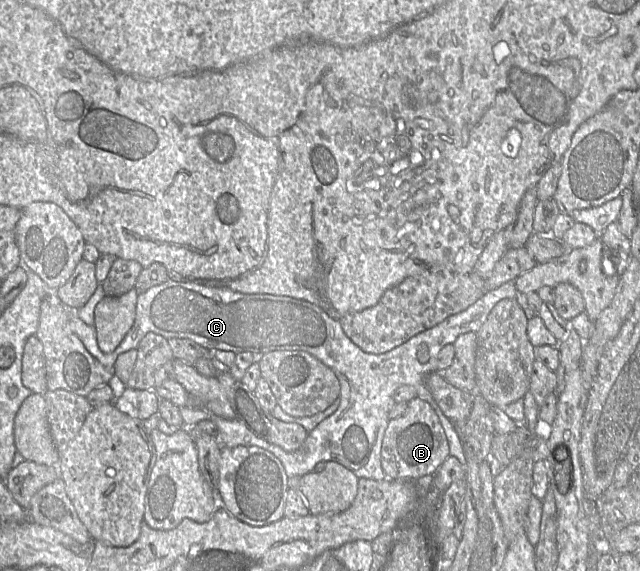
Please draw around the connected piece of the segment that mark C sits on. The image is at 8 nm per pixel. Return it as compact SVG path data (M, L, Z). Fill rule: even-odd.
M171 279L138 294L134 324L118 347L110 354L103 353L99 348L94 326L95 308L105 297L102 284L98 283L94 294L83 307L79 309L68 308L67 312L72 331L80 339L87 351L108 370L114 369L115 362L120 354L131 349L137 349L142 338L149 332L159 334L166 339L190 339L208 350L230 351L236 355L243 352L265 355L273 351L303 351L311 354L335 373L340 383L340 402L334 414L326 418L308 433L303 446L297 451L287 452L279 446L255 436L236 418L233 420L223 419L214 416L205 408L181 407L180 414L183 420L183 428L192 428L199 422L210 419L219 429L219 435L216 439L222 447L257 446L263 448L280 460L289 479L314 472L319 462L336 462L351 470L358 478L380 481L386 478L381 466L381 446L384 433L390 421L389 411L395 405L393 399L394 392L403 385L414 387L417 397L428 402L435 410L448 441L450 456L456 457L466 472L466 459L459 434L454 424L443 414L426 387L425 377L429 373L437 372L437 356L445 345L453 344L458 336L463 333L478 331L496 303L502 299L515 299L516 294L517 289L514 281L508 281L485 293L465 310L447 317L434 327L420 332L400 346L382 354L371 354L362 351L346 336L339 320L331 318L320 307L310 302L288 296L244 294L225 287L210 287L177 282Z

